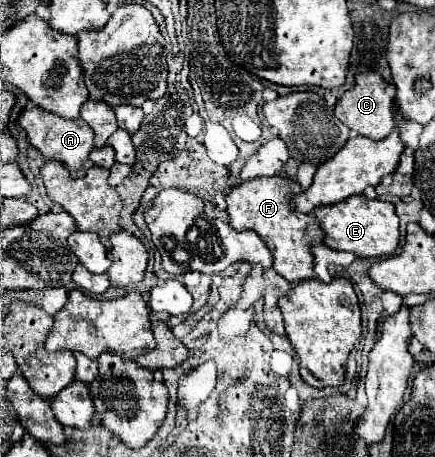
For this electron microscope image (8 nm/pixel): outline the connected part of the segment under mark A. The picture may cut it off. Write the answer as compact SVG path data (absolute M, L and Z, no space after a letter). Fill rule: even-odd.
M34 106L34 108L22 110L18 124L28 134L30 144L36 146L44 154L44 160L50 160L50 158L60 160L62 164L66 164L72 178L82 178L94 164L102 166L102 168L110 168L114 164L114 150L108 144L92 150L94 148L94 134L92 134L92 128L82 118L64 120L64 118L52 114L52 112L46 112L46 110Z

